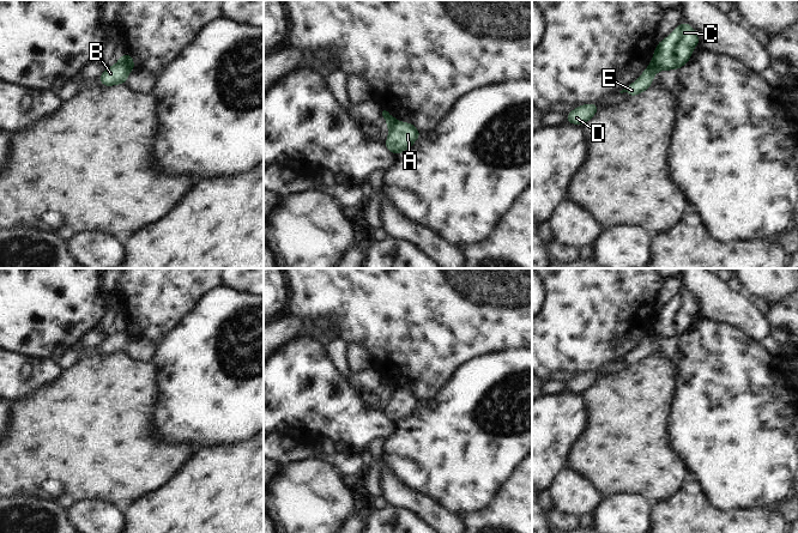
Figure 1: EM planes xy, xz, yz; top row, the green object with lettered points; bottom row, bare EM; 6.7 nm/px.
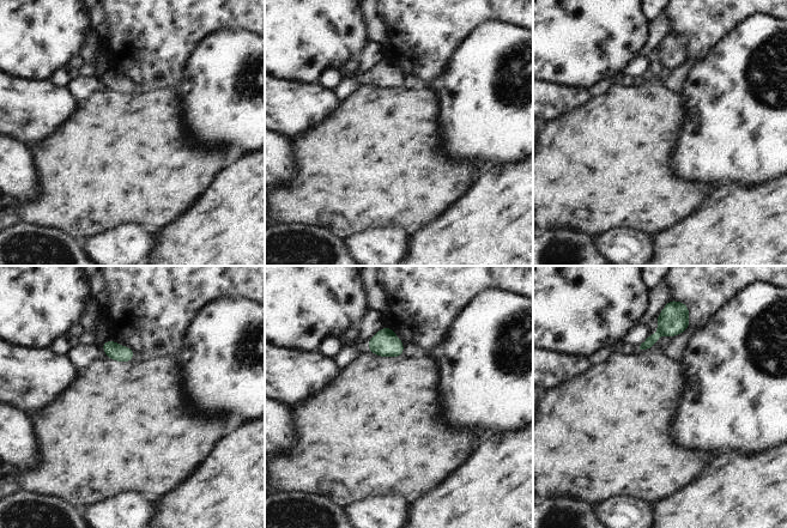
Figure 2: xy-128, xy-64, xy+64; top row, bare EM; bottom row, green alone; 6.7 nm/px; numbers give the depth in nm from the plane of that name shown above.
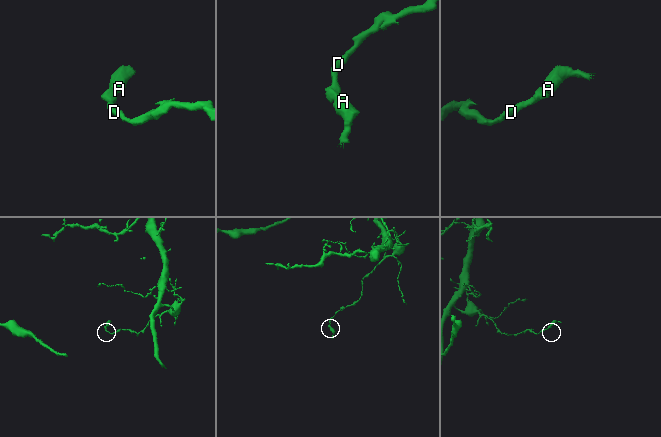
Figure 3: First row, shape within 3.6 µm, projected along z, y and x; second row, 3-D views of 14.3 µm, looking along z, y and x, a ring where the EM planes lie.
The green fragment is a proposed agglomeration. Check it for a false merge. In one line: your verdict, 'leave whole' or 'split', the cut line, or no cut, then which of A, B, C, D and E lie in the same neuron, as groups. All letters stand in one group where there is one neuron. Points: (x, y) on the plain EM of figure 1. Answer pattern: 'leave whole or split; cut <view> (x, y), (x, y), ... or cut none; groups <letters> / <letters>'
split; cut xy (121, 323), (132, 337); groups A C / B D E

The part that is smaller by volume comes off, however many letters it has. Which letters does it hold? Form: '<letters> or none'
A, C

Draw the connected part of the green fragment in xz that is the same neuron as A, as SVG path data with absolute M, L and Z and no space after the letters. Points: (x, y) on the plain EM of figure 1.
M395 388L388 394L389 405L383 413L394 423L399 424L410 417L422 401L411 392Z

